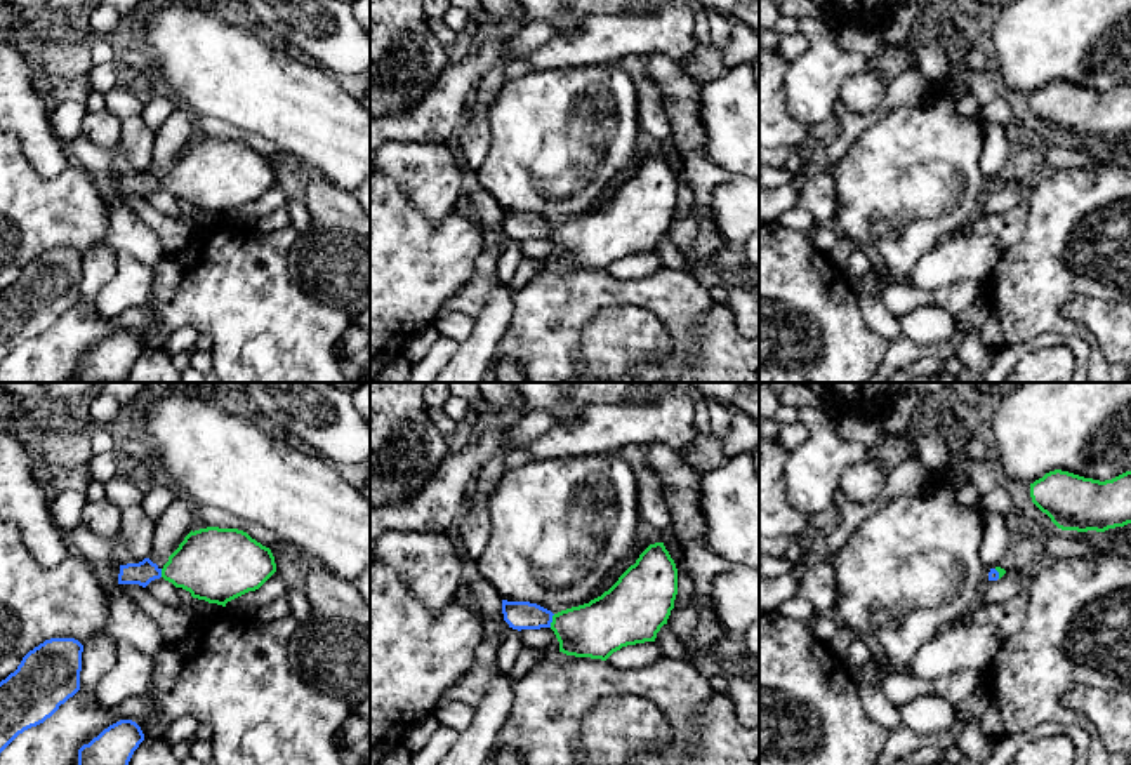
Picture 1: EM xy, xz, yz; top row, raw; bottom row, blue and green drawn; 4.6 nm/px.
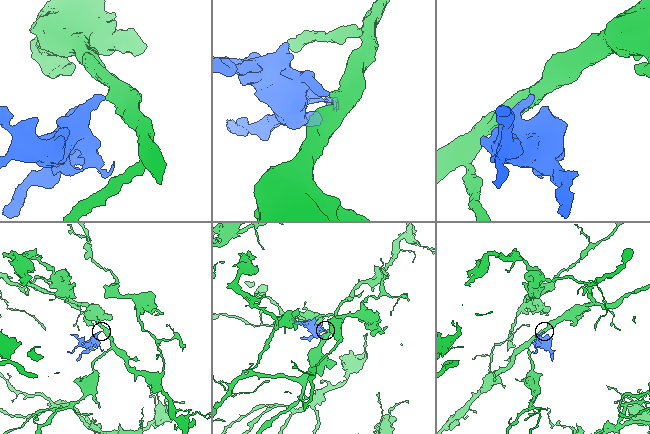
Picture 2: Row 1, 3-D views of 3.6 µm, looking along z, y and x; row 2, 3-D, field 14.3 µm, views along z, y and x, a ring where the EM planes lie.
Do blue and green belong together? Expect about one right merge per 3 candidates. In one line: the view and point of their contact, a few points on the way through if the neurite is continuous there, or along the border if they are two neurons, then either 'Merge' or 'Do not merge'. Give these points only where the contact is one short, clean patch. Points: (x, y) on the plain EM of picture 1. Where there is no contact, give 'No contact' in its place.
Touches blue at xz (551, 232). Path across: xz (520, 226), (551, 232), (605, 235). Merge

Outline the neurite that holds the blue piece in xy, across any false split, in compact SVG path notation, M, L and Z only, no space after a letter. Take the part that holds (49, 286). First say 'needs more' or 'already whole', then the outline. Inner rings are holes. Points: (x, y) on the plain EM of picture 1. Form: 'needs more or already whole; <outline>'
already whole; M75 249L45 250L0 292L0 363L80 301L82 263Z

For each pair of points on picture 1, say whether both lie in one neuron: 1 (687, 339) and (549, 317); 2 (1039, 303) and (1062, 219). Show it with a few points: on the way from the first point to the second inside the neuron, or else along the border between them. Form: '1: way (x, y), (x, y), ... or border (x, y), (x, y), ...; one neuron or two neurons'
1: way (659, 303), (648, 292), (586, 292); one neuron
2: way (1039, 282), (1039, 273), (1060, 240); one neuron

